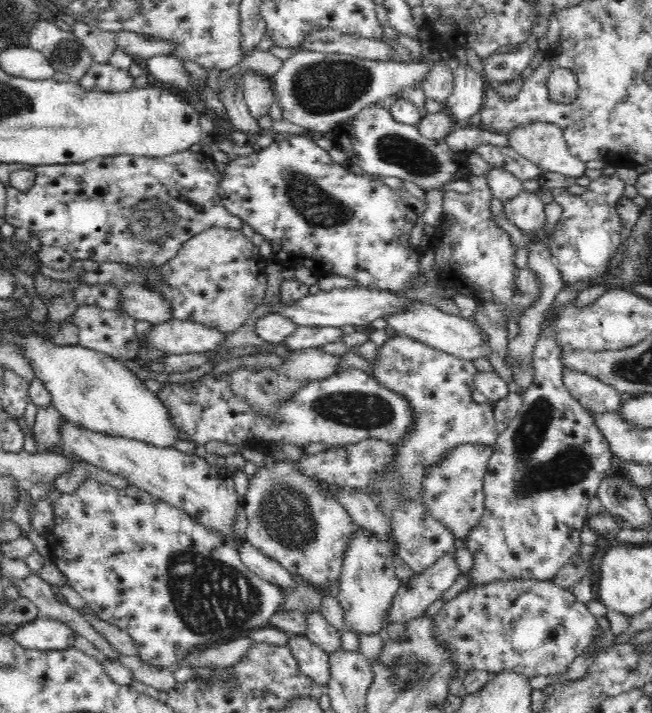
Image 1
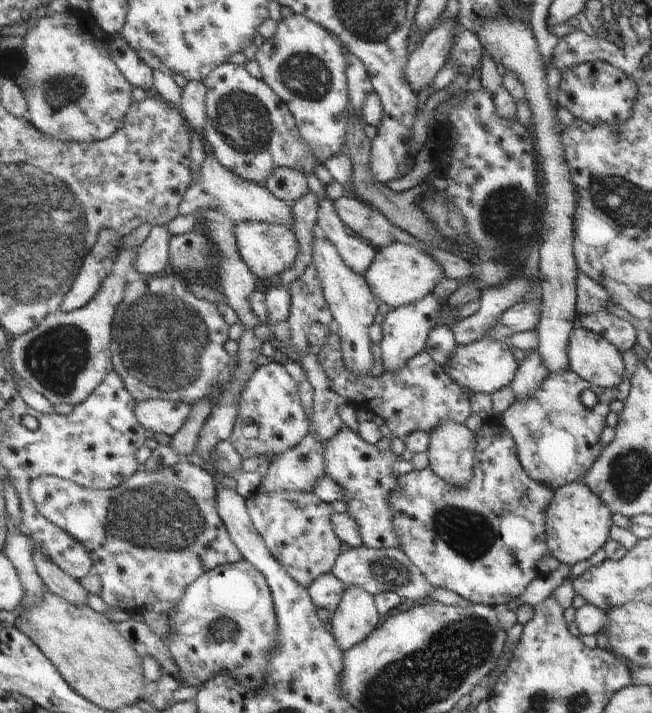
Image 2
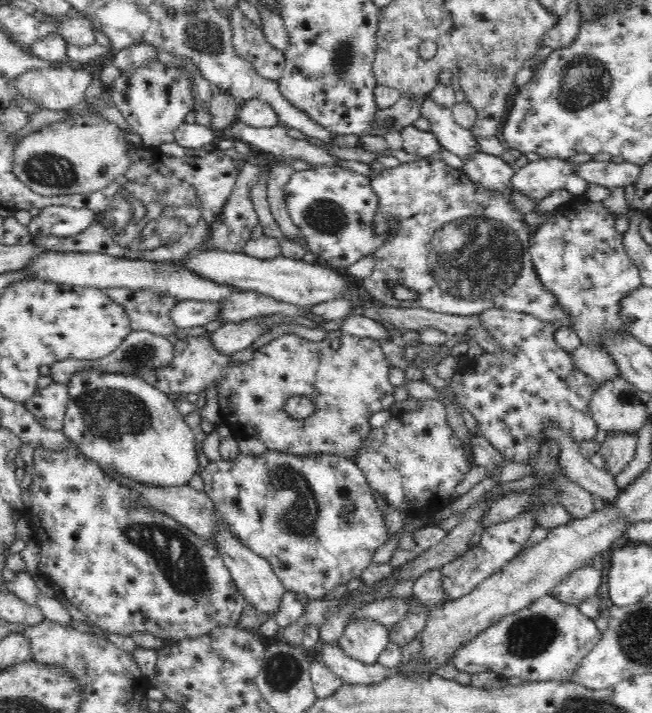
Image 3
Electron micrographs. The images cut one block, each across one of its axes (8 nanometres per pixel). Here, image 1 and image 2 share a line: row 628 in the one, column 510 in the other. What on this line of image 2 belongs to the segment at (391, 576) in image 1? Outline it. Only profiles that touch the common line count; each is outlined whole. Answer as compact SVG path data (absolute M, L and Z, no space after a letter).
M485 338L468 345L459 345L453 356L444 364L446 373L463 387L473 393L482 392L492 395L508 387L516 377L520 363L513 358L513 346L508 341L494 341Z

